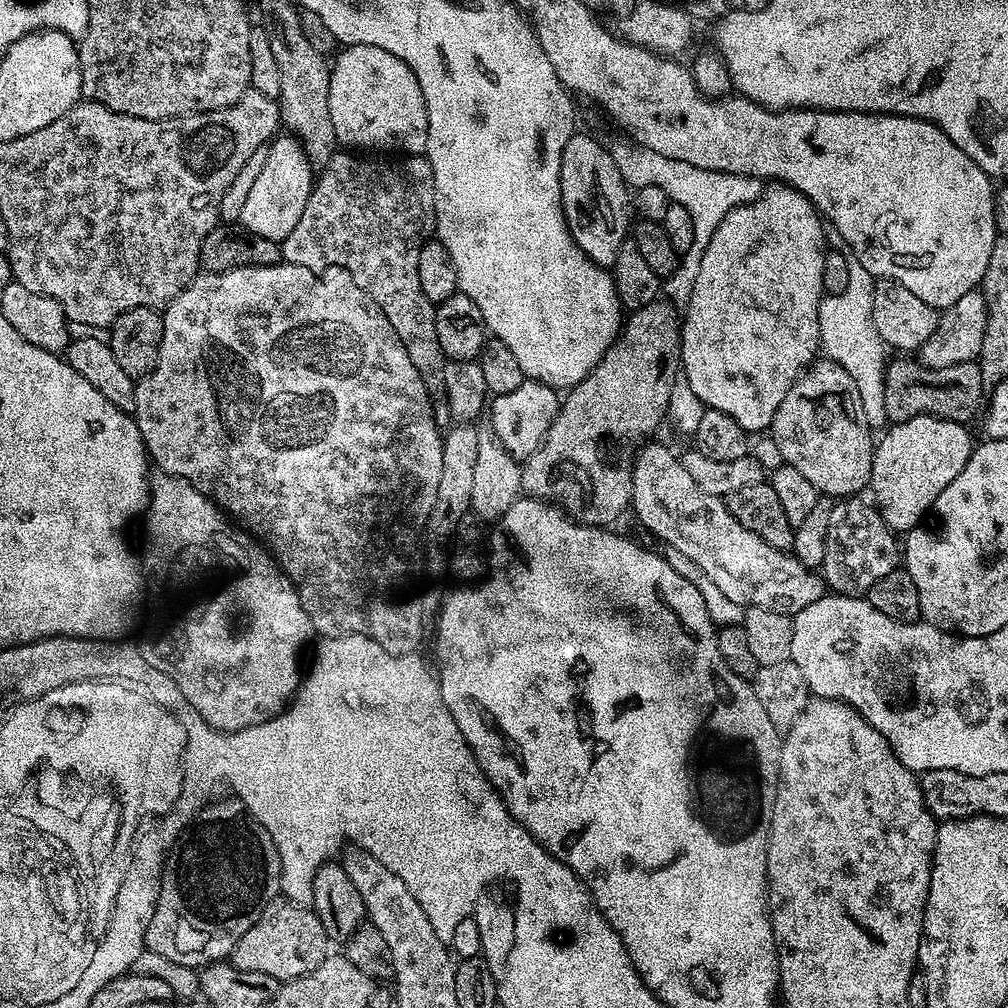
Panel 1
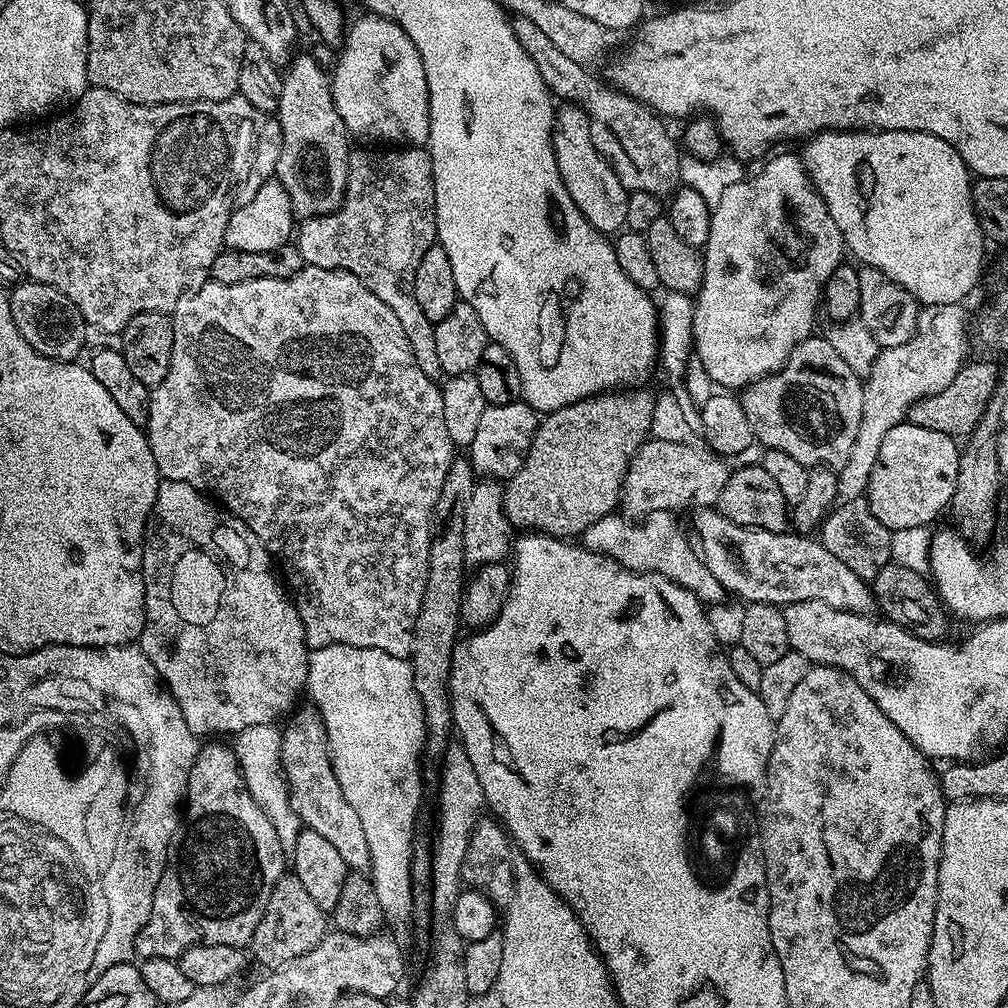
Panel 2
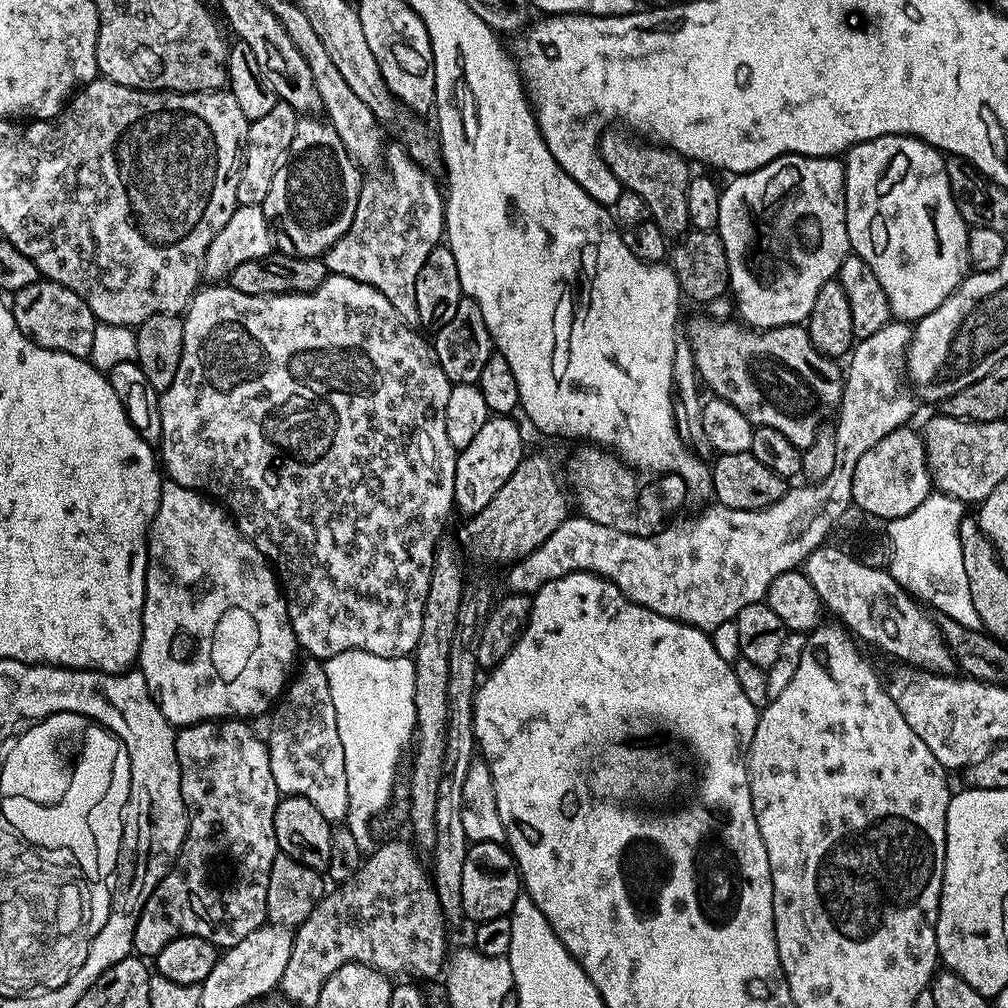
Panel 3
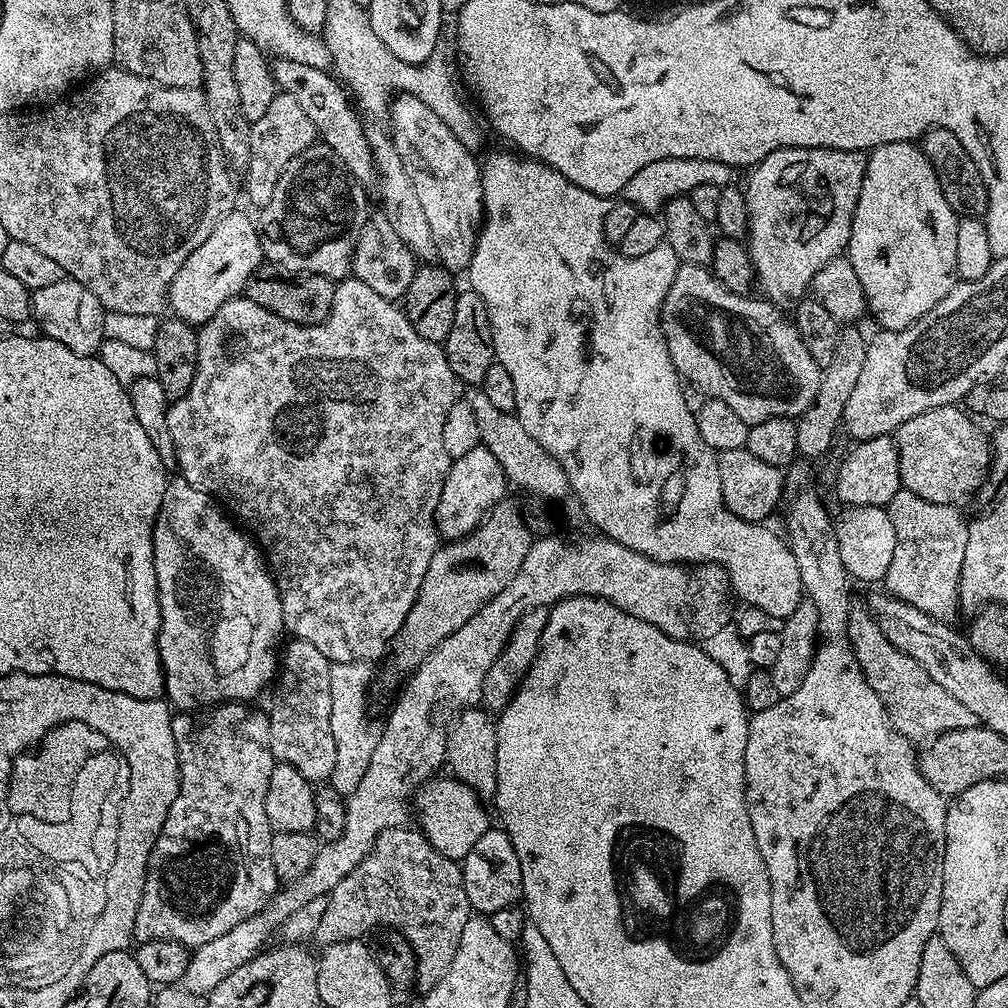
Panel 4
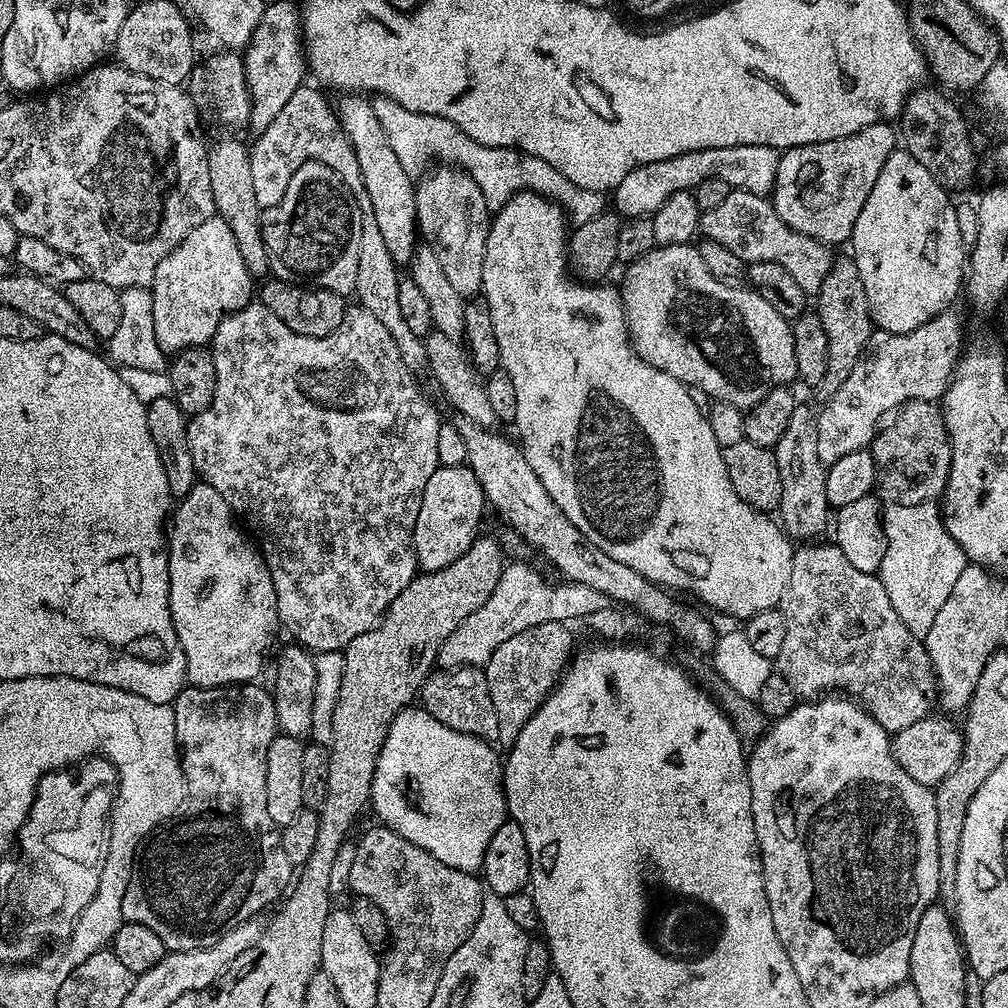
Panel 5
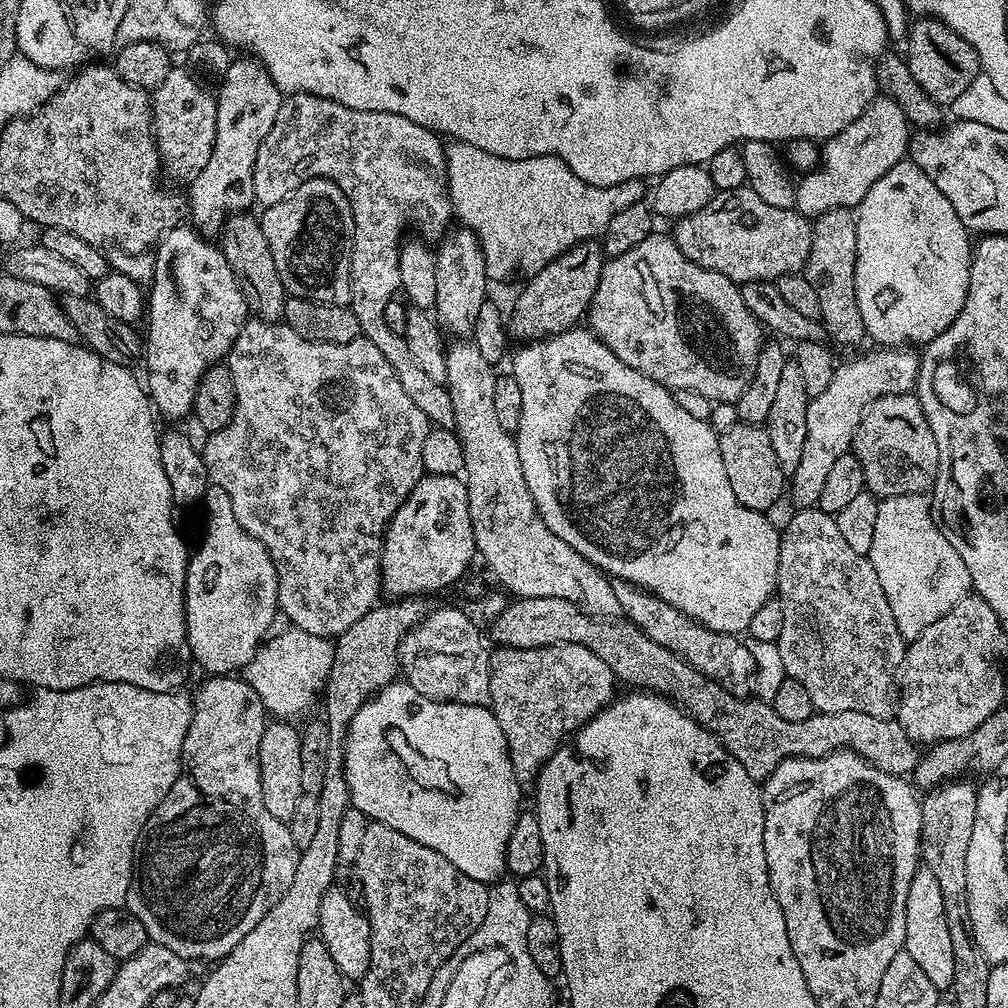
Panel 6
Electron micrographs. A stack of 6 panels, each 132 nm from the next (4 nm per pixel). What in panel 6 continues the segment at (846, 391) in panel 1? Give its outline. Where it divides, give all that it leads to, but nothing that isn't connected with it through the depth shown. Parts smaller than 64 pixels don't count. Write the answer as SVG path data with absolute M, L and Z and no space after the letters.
M653 234L642 238L642 242L638 242L638 246L634 246L634 250L626 250L626 254L613 256L605 263L602 274L598 278L598 290L594 290L594 298L586 313L586 324L615 356L622 358L622 362L626 362L626 366L646 374L646 378L658 382L663 388L672 392L684 390L702 394L713 405L735 404L738 398L742 398L742 390L746 390L746 386L752 380L754 366L758 362L758 354L766 343L765 329L754 318L754 314L750 314L750 310L746 310L746 302L742 302L742 294L738 285L714 270L706 270L702 266L690 262L690 258L686 258L686 254L682 254L682 250L678 250L676 241L671 235Z

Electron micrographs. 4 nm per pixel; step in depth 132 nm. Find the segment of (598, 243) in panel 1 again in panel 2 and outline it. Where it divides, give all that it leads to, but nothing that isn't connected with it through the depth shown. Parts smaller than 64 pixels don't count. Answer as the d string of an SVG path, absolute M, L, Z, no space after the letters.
M564 106L557 111L556 125L552 128L552 158L558 166L560 181L566 186L570 198L574 198L574 204L578 206L578 210L582 210L590 226L605 234L619 233L625 227L622 189L616 176L600 176L601 165L592 164L594 149L590 142L588 113L578 106Z

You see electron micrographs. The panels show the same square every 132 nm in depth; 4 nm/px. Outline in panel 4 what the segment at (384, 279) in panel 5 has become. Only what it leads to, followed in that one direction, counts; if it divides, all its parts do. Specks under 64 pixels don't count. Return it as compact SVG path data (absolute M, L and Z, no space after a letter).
M283 90L277 91L274 102L262 118L251 121L250 124L250 154L248 165L242 169L242 192L248 195L248 200L256 210L264 208L270 198L274 198L274 190L278 186L278 178L282 178L282 170L290 166L294 158L298 158L307 148L317 143L316 127L310 118L306 118L306 110L298 106L298 98L294 98Z

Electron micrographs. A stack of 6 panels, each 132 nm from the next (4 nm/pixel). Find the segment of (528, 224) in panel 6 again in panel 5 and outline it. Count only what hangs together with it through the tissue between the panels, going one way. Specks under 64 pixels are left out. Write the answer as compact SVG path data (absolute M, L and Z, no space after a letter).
M376 96L372 100L372 109L378 118L378 126L382 126L382 134L386 134L386 142L390 142L390 150L394 150L402 170L406 170L408 176L423 177L429 167L427 164L437 156L448 163L445 165L455 166L467 172L470 178L474 178L474 182L478 182L478 186L484 192L489 209L492 210L500 209L507 200L517 196L519 192L537 192L539 196L560 205L573 225L590 222L590 218L598 218L606 211L605 193L574 186L574 182L570 182L566 174L558 174L558 170L554 170L550 162L542 162L542 158L534 158L530 154L519 152L516 148L482 146L482 142L474 142L470 134L458 130L454 122L406 110L398 106L398 102L385 96Z

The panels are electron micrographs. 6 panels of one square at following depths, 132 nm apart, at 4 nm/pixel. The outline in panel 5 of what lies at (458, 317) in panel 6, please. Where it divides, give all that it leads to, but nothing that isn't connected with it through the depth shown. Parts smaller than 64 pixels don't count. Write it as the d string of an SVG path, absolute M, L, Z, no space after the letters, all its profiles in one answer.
M463 170L429 171L416 184L416 218L423 243L438 254L446 278L465 298L481 295L482 262L486 258L486 238L490 209L484 192Z

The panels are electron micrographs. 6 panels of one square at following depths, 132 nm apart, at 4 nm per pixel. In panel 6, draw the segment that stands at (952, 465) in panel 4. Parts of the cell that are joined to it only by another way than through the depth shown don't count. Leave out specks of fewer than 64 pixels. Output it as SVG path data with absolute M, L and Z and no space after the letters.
M912 392L875 400L858 426L850 452L862 462L865 489L877 498L924 494L936 482L938 442L934 442L934 430L930 430L920 400Z

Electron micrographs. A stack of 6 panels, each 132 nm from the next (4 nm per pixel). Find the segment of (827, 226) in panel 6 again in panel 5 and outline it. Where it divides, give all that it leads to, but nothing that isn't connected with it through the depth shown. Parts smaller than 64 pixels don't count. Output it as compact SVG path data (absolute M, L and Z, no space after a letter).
M833 259L830 274L826 274L826 282L822 282L820 291L815 293L814 311L820 317L822 330L826 330L826 374L822 382L814 386L817 401L823 402L836 393L846 378L850 378L850 370L858 366L873 339L872 308L868 305L866 286L862 286L862 274L858 274L855 260Z

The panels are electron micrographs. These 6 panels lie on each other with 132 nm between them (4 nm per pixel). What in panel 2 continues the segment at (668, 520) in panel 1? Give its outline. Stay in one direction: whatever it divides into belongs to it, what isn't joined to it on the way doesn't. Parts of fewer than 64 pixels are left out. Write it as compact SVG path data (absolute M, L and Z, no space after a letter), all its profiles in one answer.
M715 507L701 508L695 515L692 528L696 531L694 540L700 558L725 591L736 595L733 597L748 604L783 606L817 600L847 612L868 614L873 611L874 597L869 581L854 574L850 566L838 562L819 539L788 530L771 532L747 528L726 518Z

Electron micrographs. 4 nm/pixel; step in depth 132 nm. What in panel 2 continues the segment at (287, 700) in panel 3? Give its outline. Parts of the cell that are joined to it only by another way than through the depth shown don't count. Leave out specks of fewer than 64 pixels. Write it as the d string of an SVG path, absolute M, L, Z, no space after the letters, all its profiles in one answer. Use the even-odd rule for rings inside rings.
M319 711L291 713L280 732L280 767L288 782L288 798L304 828L322 834L342 854L352 870L364 870L371 865L370 846L366 842L366 830L358 818L354 806L346 802L342 786L334 774L332 759L328 753L328 735ZM292 720L292 721L291 721ZM289 723L289 724L288 724ZM288 724L288 725L287 725Z

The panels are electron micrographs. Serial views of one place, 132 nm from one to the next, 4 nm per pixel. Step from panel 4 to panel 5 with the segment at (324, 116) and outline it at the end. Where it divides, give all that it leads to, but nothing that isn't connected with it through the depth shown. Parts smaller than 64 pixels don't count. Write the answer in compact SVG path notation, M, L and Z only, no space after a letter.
M344 94L339 99L335 101L334 111L346 138L352 143L352 149L356 151L358 170L370 198L374 222L378 222L378 230L382 230L382 242L386 242L386 250L390 250L390 258L397 266L411 265L418 247L416 184L413 177L402 170L394 150L390 150L390 142L386 142L386 134L382 134L382 126L378 126L372 100L360 94Z

